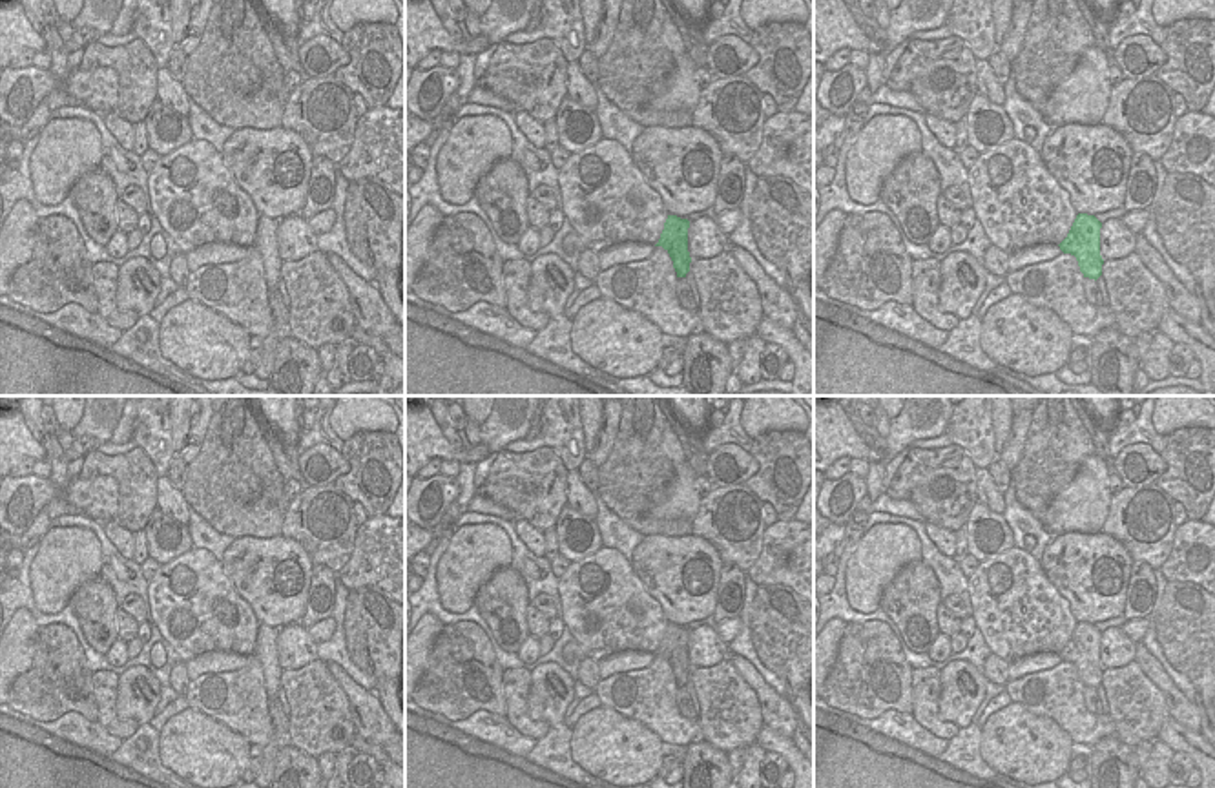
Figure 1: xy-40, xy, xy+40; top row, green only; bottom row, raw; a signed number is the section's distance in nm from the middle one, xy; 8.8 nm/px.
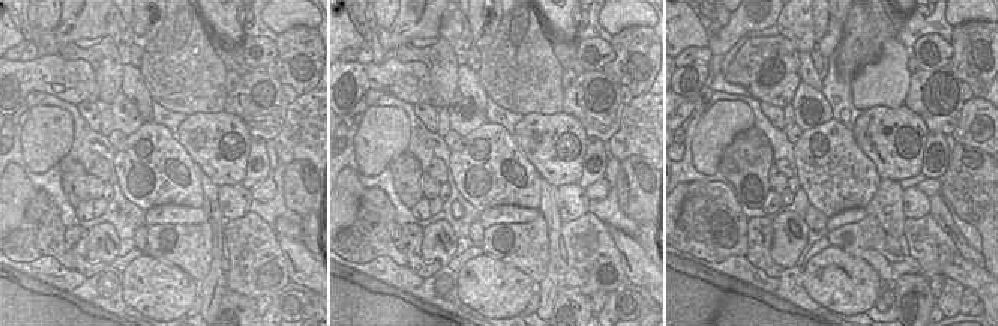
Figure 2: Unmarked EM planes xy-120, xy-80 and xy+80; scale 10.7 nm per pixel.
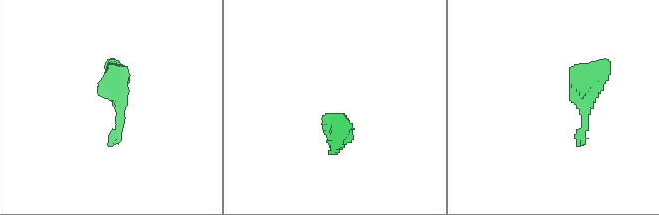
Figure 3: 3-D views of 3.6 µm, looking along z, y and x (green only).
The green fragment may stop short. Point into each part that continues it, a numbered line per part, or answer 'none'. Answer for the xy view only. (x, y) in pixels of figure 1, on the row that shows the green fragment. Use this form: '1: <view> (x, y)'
none

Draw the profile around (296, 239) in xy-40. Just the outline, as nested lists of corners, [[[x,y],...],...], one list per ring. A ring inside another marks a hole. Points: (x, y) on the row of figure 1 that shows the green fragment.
[[[301,215],[277,221],[275,239],[281,261],[299,261],[317,250],[317,235]]]

